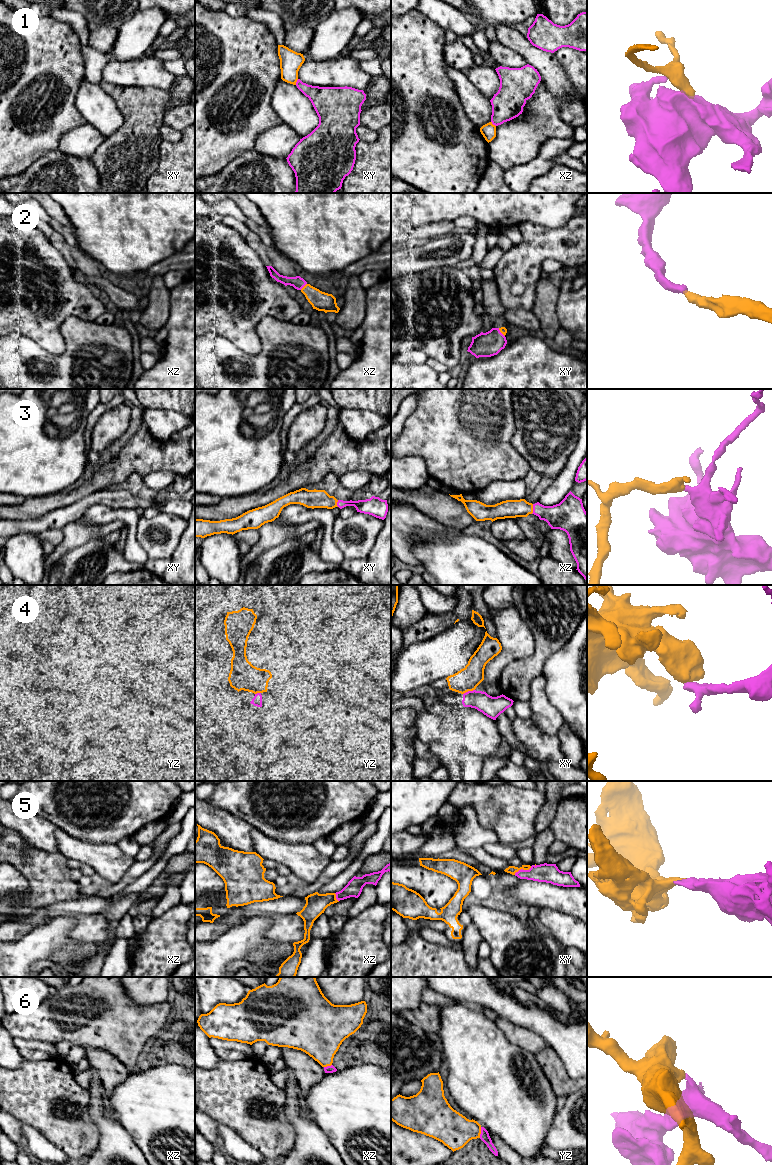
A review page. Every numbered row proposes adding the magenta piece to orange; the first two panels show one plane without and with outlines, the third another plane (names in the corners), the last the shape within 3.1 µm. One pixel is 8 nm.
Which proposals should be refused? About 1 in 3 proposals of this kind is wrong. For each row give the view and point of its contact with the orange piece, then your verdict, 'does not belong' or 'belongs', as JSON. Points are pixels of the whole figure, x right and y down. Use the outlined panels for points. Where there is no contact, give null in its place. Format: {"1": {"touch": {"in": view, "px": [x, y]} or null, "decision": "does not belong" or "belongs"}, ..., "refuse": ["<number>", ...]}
{"1": {"touch": {"in": "xy", "px": [296, 81]}, "decision": "does not belong"}, "2": {"touch": {"in": "xz", "px": [304, 286]}, "decision": "belongs"}, "3": {"touch": {"in": "xz", "px": [532, 509]}, "decision": "belongs"}, "4": {"touch": {"in": "xy", "px": [468, 690]}, "decision": "does not belong"}, "5": {"touch": {"in": "xy", "px": [522, 868]}, "decision": "belongs"}, "6": {"touch": {"in": "yz", "px": [480, 1132]}, "decision": "belongs"}, "refuse": ["1", "4"]}

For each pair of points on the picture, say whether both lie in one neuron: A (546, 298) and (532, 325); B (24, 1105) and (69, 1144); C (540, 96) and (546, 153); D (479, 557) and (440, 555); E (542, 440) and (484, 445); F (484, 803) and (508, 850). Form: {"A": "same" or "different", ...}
{"A": "different", "B": "same", "C": "different", "D": "same", "E": "different", "F": "different"}

